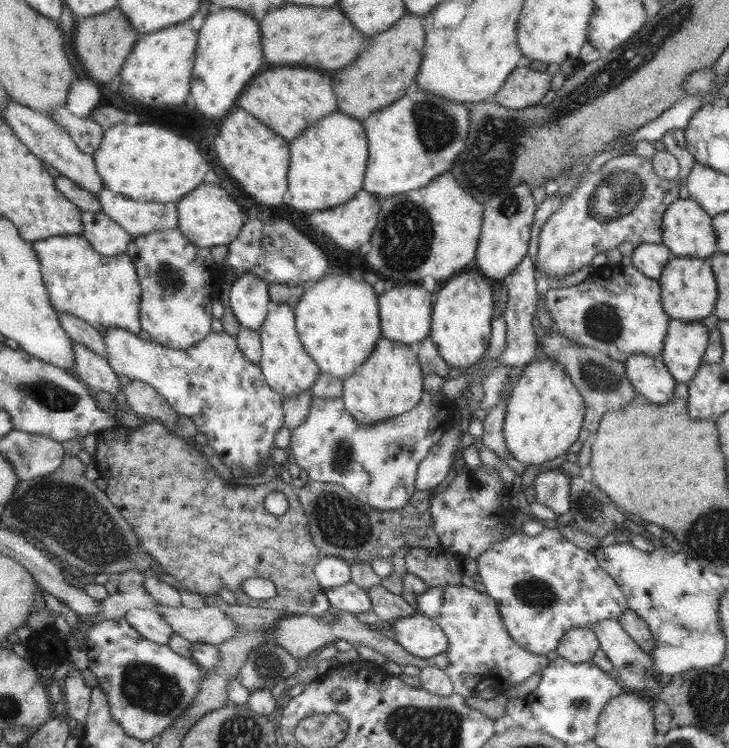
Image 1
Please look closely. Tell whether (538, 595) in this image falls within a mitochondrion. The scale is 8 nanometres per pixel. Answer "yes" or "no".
yes

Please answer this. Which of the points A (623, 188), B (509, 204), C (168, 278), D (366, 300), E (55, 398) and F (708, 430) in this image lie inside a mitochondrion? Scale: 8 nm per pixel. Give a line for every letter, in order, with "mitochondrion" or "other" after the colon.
A: mitochondrion
B: mitochondrion
C: mitochondrion
D: other
E: mitochondrion
F: other

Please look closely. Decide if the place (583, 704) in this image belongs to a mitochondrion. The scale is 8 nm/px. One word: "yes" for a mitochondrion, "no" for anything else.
yes

